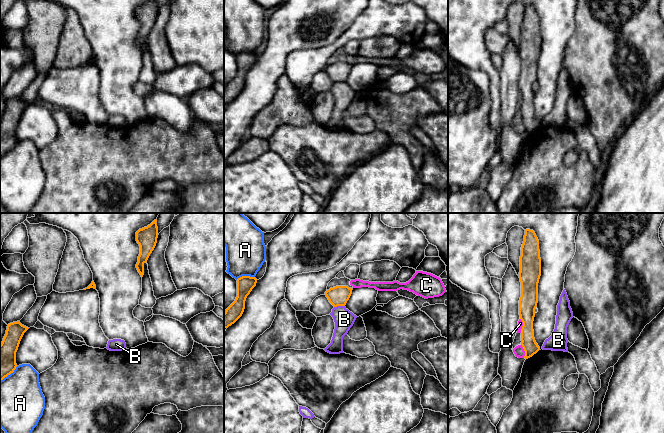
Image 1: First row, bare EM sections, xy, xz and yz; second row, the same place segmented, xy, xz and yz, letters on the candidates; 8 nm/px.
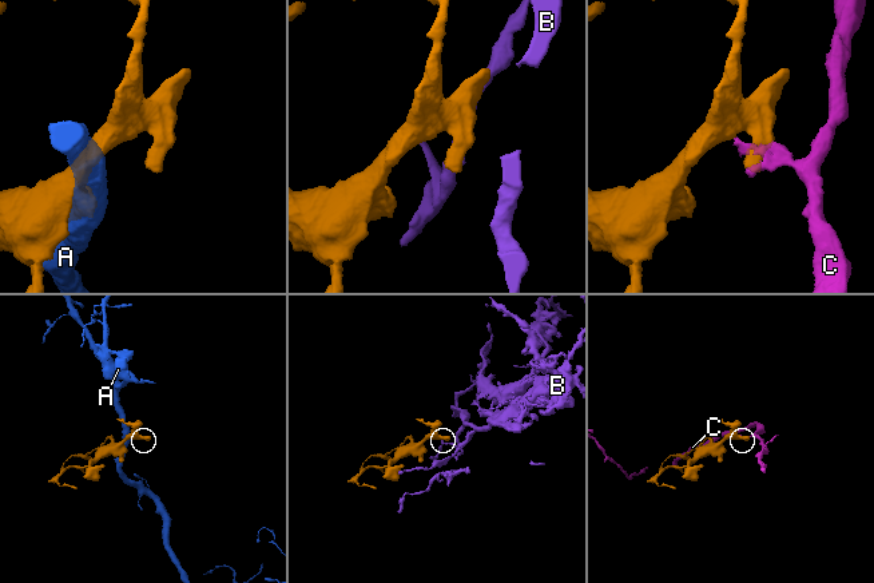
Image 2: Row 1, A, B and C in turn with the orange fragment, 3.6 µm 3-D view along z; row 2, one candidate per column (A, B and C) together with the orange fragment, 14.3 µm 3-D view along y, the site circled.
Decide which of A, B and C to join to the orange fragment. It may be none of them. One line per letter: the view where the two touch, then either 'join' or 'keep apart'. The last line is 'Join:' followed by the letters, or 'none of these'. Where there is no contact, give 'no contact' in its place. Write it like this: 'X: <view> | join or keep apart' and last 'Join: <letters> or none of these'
A: xz | keep apart
B: xz | keep apart
C: yz | keep apart
Join: none of these

